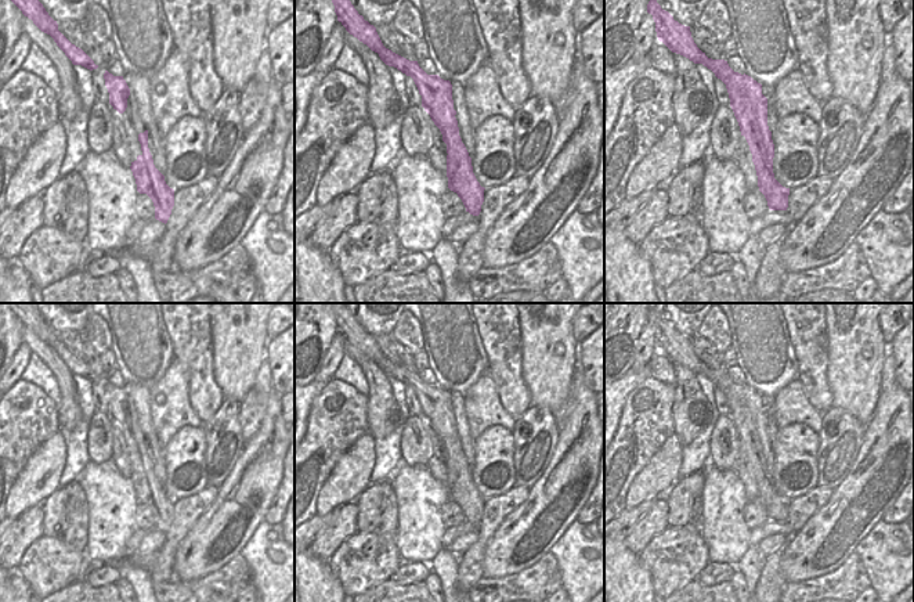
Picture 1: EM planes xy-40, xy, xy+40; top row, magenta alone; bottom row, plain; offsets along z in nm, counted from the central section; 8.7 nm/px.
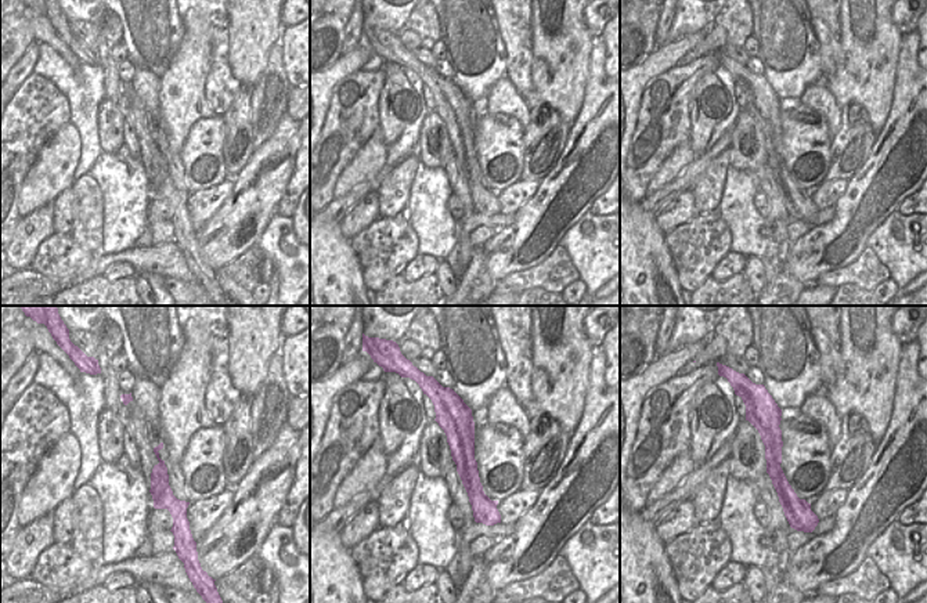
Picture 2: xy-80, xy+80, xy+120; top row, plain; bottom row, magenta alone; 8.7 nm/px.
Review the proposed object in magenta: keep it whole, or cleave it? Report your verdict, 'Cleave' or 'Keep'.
Cleave.

